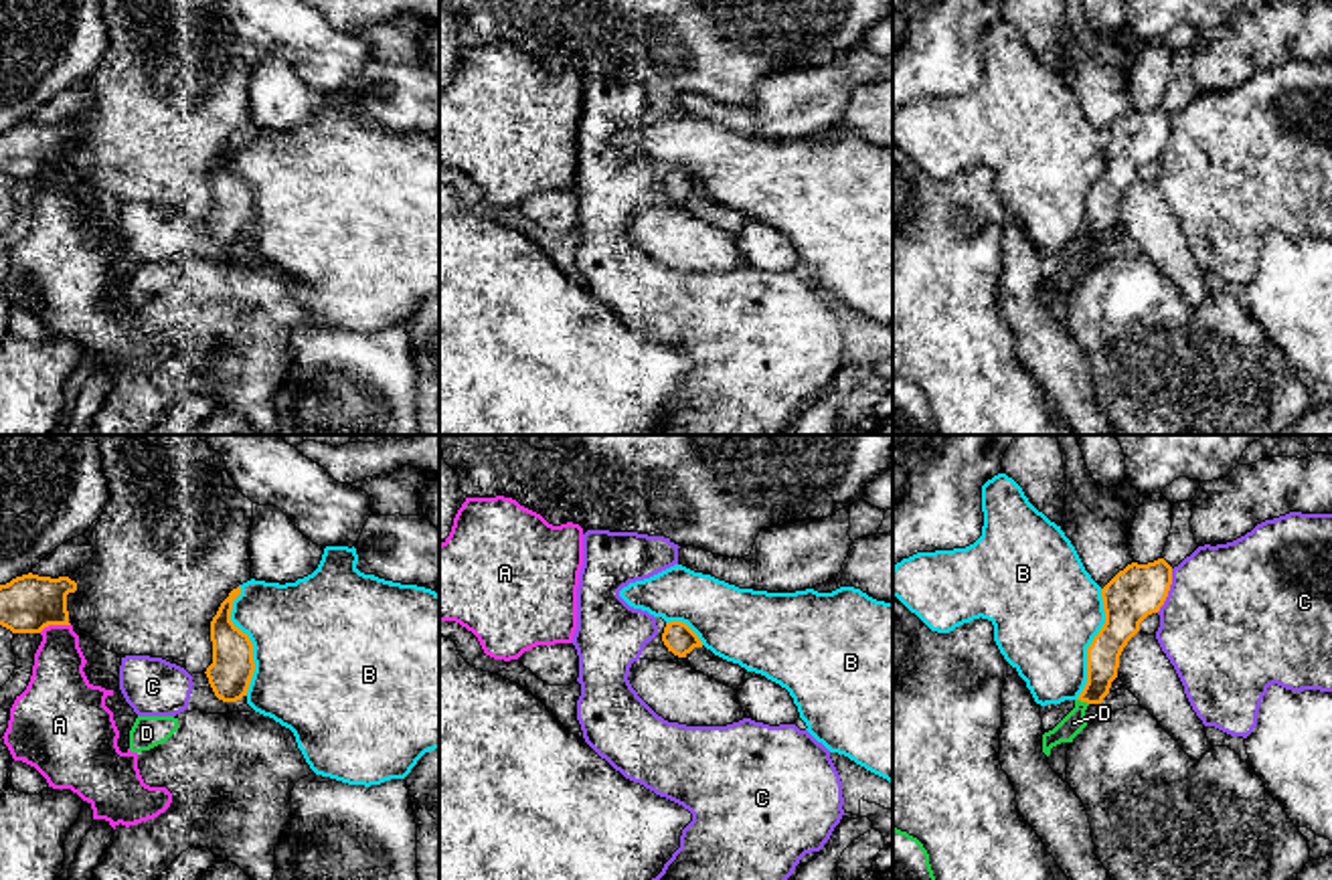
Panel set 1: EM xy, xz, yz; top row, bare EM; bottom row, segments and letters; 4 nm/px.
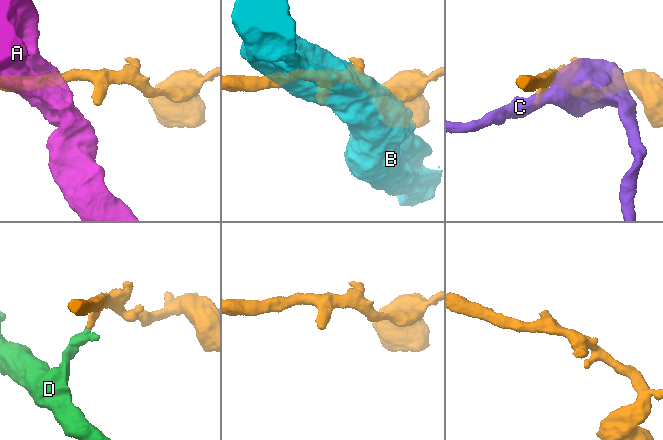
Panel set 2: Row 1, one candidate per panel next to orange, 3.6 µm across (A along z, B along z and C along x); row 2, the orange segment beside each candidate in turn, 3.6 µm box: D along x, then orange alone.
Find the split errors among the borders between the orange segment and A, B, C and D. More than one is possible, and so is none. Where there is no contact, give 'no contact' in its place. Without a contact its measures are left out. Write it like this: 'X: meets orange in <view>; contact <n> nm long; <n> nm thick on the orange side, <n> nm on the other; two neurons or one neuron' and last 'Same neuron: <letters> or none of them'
A: meets orange in xy; contact 130 nm long; 240 nm thick on the orange side, 220 nm on the other; two neurons
B: meets orange in xy; contact 440 nm long; 170 nm thick on the orange side, 480 nm on the other; two neurons
C: meets orange in yz; contact 190 nm long; 200 nm thick on the orange side, 500 nm on the other; two neurons
D: meets orange in yz; contact 50 nm long; 130 nm thick on the orange side, 90 nm on the other; one neuron
Same neuron: D

